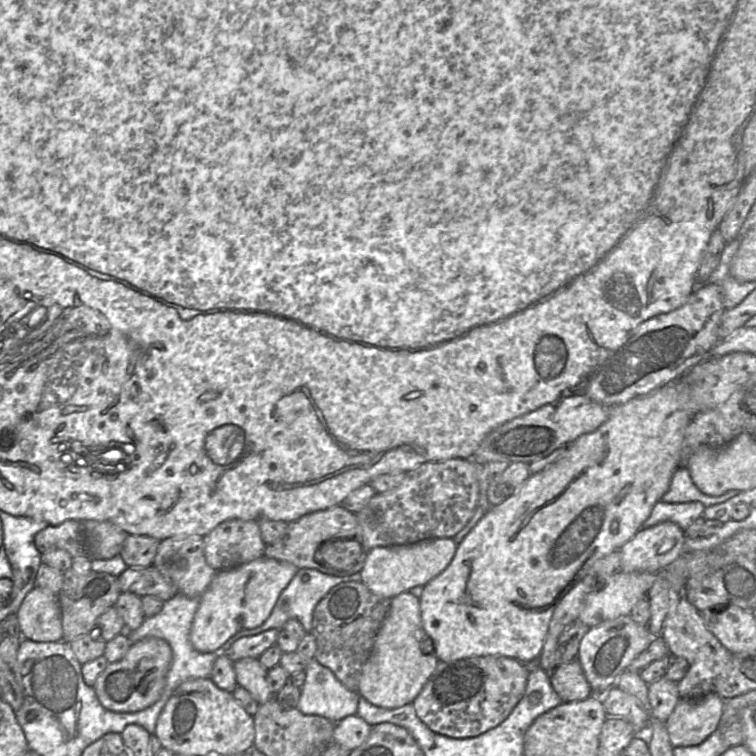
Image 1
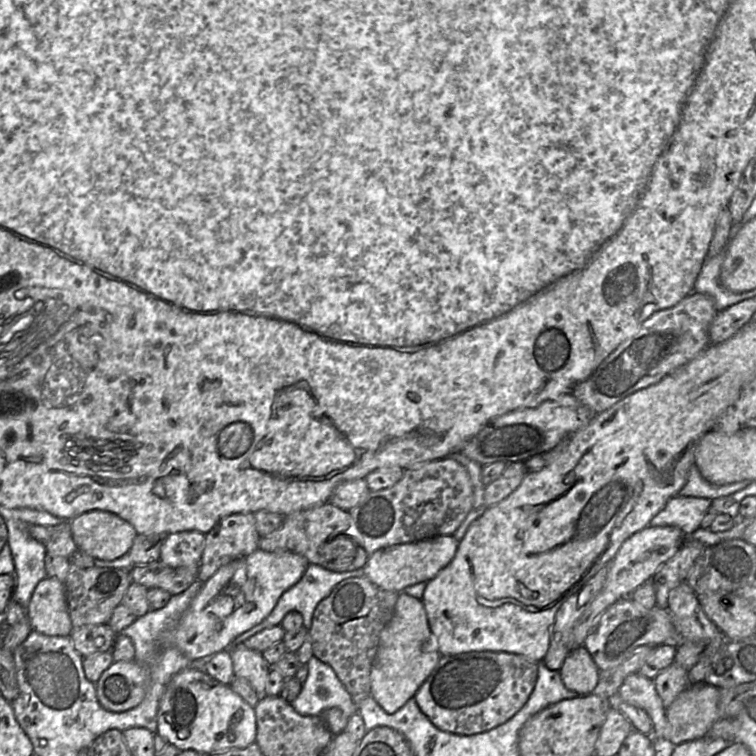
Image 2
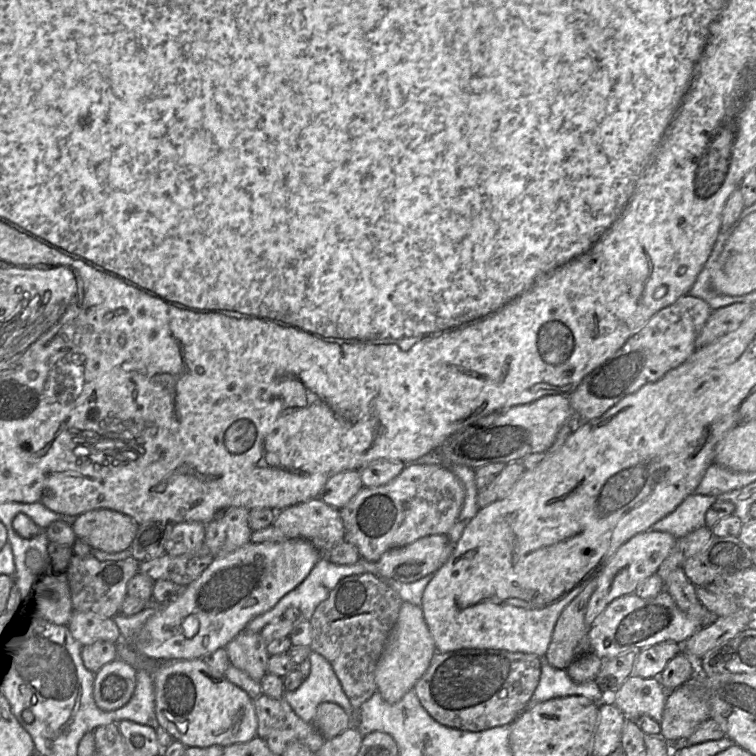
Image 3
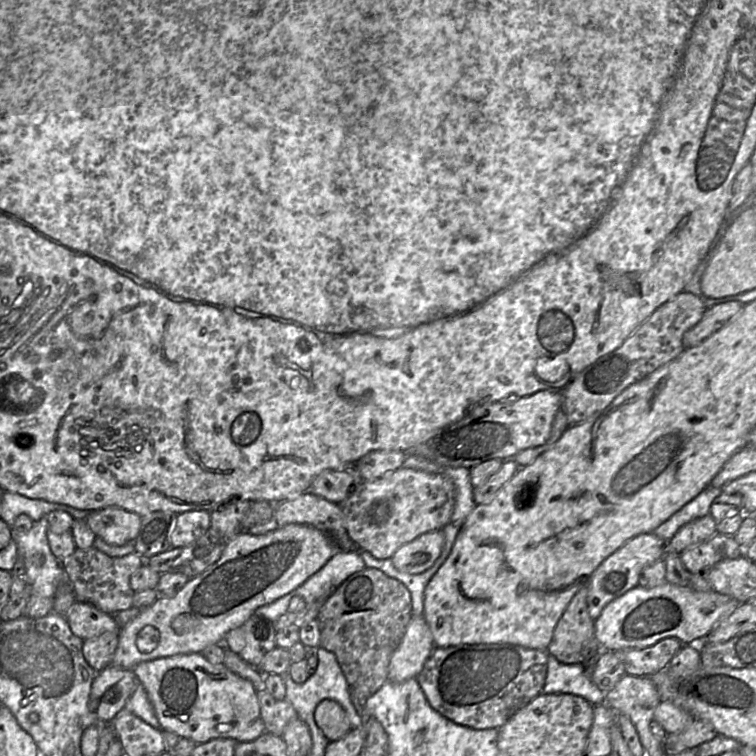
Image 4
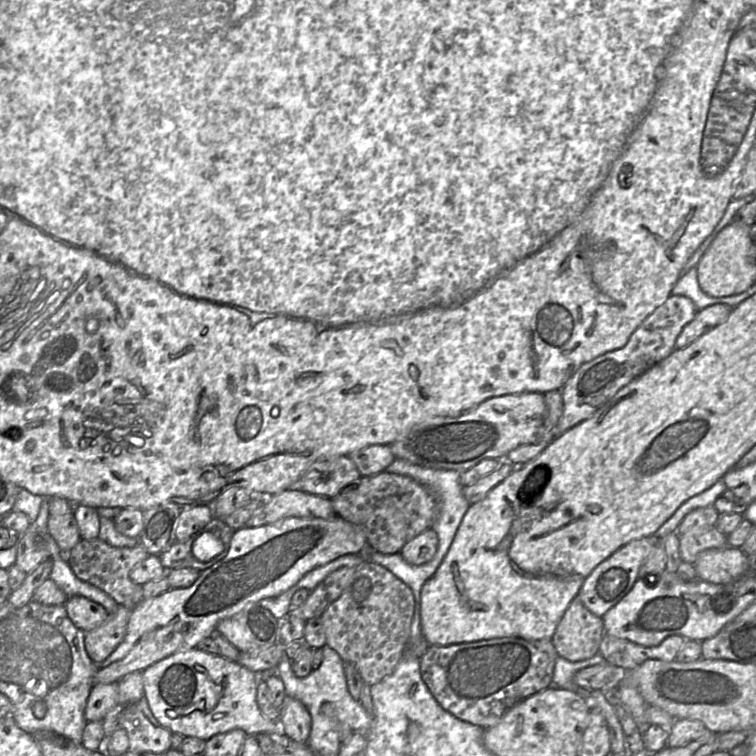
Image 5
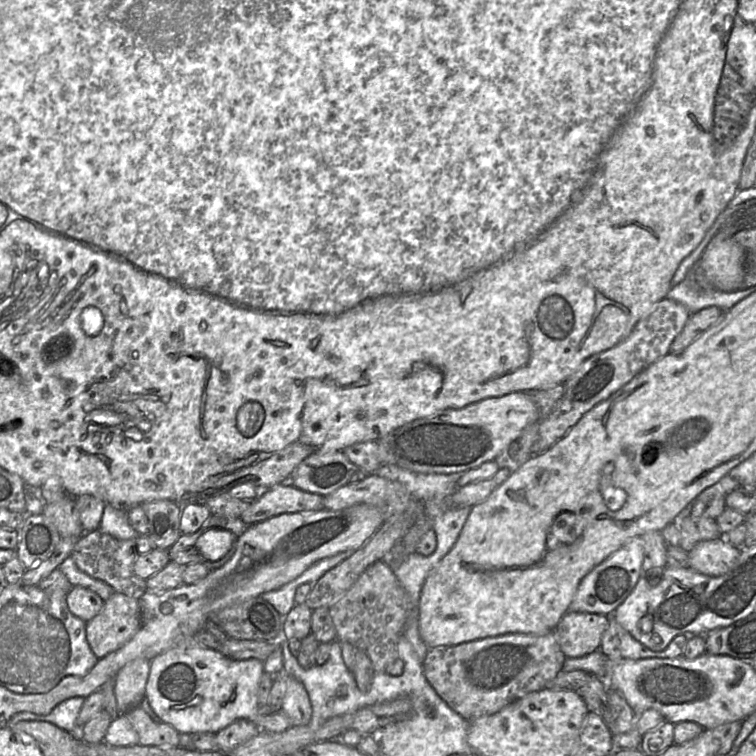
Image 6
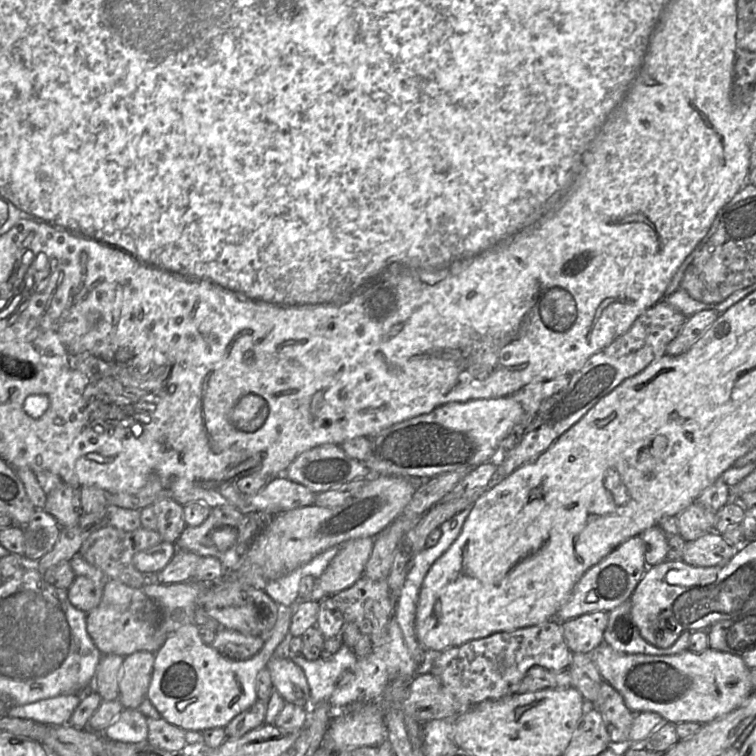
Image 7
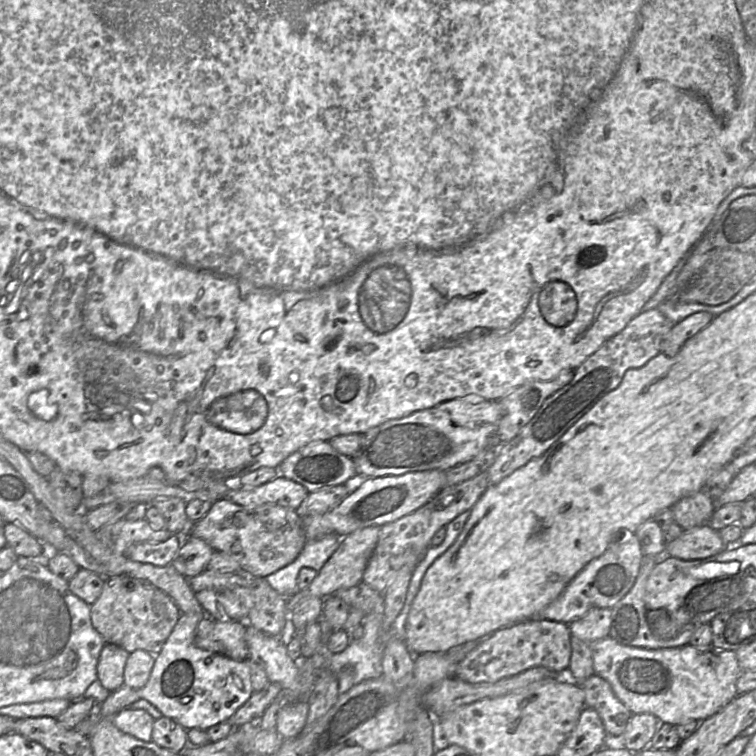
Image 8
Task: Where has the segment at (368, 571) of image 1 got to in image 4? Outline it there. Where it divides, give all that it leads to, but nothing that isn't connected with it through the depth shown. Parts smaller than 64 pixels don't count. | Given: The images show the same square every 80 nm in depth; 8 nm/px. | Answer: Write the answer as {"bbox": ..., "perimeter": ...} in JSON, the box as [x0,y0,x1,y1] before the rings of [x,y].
{"bbox":[391,530,444,574],"perimeter":[[[441,530],[430,531],[402,545],[391,557],[394,567],[403,573],[420,574],[433,566],[444,547]]]}

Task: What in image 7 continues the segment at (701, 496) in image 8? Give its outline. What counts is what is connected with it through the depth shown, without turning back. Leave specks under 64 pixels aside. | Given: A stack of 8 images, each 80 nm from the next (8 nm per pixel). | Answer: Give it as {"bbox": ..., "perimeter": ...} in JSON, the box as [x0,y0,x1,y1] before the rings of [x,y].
{"bbox":[677,501,715,542],"perimeter":[[[695,501],[677,516],[679,535],[690,542],[714,531],[715,514]]]}

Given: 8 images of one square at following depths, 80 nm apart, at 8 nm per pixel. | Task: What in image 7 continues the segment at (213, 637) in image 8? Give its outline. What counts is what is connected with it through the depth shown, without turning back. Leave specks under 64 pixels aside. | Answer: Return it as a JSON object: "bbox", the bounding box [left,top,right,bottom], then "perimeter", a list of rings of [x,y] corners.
{"bbox":[210,628,265,661],"perimeter":[[[223,628],[216,633],[210,646],[228,659],[243,661],[261,651],[265,644],[264,638]]]}

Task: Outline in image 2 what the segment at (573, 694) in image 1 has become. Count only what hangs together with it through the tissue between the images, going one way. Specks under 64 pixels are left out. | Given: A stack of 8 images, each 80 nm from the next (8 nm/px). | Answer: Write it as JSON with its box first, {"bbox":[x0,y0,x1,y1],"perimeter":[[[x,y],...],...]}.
{"bbox":[559,645,599,696],"perimeter":[[[582,645],[567,655],[559,673],[565,687],[582,696],[593,692],[598,682],[599,669]]]}

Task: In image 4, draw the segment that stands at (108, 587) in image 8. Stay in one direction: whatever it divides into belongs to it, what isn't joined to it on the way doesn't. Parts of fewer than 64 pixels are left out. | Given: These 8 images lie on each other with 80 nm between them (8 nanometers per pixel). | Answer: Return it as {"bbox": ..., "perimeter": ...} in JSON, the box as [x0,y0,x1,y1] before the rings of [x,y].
{"bbox":[83,632,119,672],"perimeter":[[[104,632],[83,640],[83,656],[96,672],[111,664],[118,644],[118,634],[119,632]]]}

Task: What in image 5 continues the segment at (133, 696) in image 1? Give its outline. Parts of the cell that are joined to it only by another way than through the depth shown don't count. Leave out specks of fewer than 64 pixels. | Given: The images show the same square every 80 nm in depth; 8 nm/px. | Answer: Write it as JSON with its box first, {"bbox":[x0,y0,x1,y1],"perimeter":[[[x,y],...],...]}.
{"bbox":[84,682,119,721],"perimeter":[[[117,682],[93,684],[84,710],[86,720],[102,721],[114,708],[119,708]]]}

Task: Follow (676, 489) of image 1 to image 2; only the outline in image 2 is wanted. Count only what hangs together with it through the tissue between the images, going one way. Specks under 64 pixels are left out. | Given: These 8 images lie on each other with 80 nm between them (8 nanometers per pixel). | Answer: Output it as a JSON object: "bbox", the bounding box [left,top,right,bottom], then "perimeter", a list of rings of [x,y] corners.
{"bbox":[678,464,752,500],"perimeter":[[[693,464],[689,469],[687,481],[678,495],[713,500],[743,490],[751,482],[752,481],[744,480],[726,485],[711,484],[702,477],[697,467]]]}

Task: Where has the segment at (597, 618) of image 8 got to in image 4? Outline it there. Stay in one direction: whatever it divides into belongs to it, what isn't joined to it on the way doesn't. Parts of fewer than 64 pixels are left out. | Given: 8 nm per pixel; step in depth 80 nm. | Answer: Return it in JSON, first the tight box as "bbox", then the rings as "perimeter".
{"bbox":[548,585,603,664],"perimeter":[[[585,585],[573,596],[548,646],[548,653],[563,664],[591,663],[603,651],[595,637],[595,620],[587,611],[587,593]]]}

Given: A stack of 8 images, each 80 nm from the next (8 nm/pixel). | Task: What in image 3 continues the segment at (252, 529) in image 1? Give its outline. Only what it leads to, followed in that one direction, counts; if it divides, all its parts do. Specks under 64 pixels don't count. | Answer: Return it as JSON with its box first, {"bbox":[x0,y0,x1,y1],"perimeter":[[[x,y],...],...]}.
{"bbox":[204,507,251,559],"perimeter":[[[239,507],[219,510],[206,525],[204,544],[214,559],[225,557],[251,542],[249,511]]]}

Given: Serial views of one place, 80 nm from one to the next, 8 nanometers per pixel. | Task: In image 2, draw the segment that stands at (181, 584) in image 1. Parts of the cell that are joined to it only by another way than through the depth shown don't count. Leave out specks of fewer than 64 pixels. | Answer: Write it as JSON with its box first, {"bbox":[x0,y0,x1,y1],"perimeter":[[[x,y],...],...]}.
{"bbox":[159,531,205,567],"perimeter":[[[183,531],[167,535],[159,561],[172,567],[199,566],[205,546],[205,534]]]}

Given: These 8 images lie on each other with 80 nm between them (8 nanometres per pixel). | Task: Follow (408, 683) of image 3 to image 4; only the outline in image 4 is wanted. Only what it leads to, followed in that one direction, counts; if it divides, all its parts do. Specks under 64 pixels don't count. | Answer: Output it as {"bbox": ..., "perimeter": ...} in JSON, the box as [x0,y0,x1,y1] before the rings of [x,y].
{"bbox":[388,616,435,683],"perimeter":[[[413,616],[390,658],[388,680],[400,683],[417,677],[435,647],[425,618]]]}

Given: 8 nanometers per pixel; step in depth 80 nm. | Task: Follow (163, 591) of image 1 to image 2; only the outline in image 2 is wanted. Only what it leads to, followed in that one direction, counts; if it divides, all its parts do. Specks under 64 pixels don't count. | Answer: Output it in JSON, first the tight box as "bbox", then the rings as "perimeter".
{"bbox":[130,561,199,596],"perimeter":[[[160,561],[133,565],[130,568],[132,582],[148,590],[159,588],[175,596],[198,580],[199,566],[172,568]]]}

